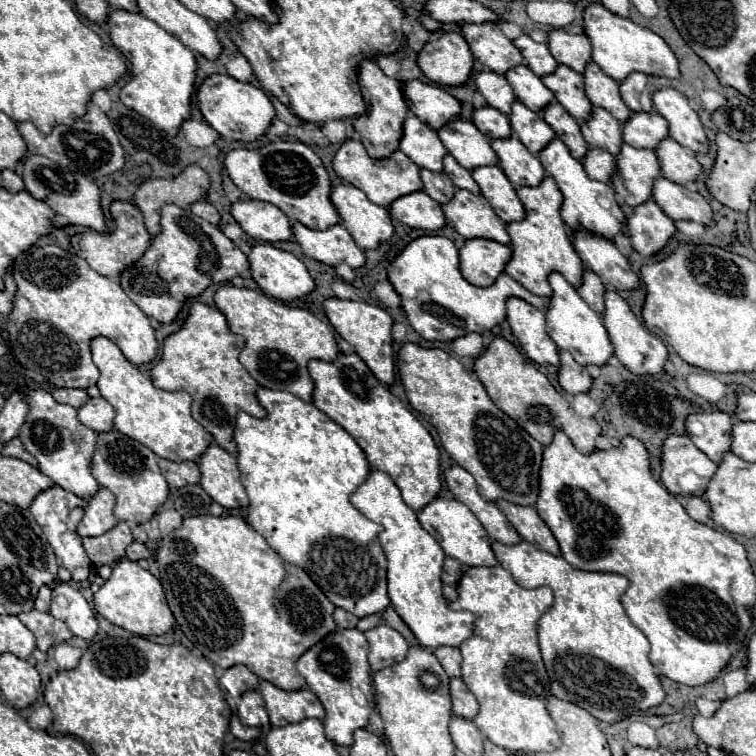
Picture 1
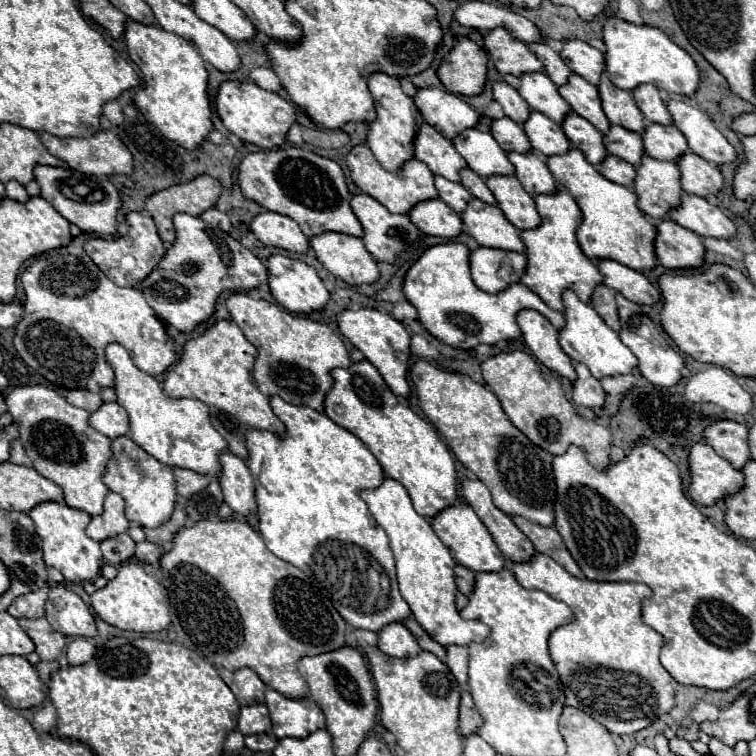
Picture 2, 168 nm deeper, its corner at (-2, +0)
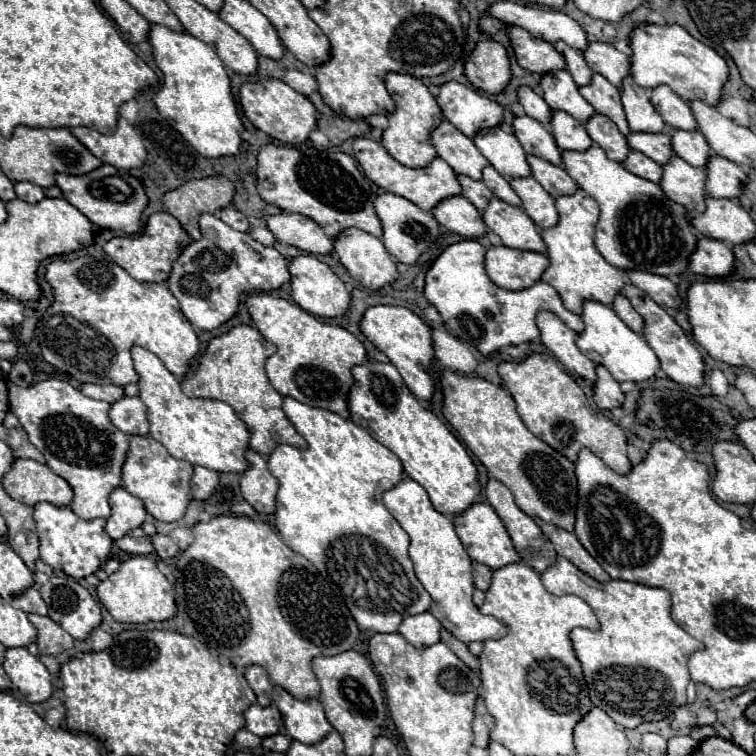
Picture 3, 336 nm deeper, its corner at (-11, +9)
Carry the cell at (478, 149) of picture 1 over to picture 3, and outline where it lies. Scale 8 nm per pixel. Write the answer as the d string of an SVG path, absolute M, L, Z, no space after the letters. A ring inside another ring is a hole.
M494 127L490 131L478 133L474 137L474 143L500 175L510 179L530 175L526 151L522 149L522 145L512 133L506 133L500 127Z

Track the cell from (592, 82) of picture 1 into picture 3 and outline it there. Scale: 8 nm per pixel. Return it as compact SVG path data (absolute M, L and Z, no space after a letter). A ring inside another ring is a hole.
M632 77L624 79L622 85L622 105L626 111L626 119L634 133L664 133L666 123L652 107L648 99L648 91L634 83Z

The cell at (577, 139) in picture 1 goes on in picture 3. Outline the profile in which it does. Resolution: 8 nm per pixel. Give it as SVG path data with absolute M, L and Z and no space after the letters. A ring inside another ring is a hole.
M596 113L592 119L588 119L588 121L584 123L584 127L586 127L588 135L592 137L592 141L594 141L598 147L602 147L612 161L622 163L622 161L628 157L628 153L632 151L632 149L628 147L626 137L618 131L616 123L610 121L608 117Z

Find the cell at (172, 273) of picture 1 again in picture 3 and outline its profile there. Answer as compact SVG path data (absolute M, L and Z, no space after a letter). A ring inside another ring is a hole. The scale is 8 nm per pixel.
M208 213L200 217L200 231L202 239L192 241L182 251L168 279L172 295L180 301L184 315L194 327L212 331L238 313L242 293L274 291L290 281L288 261L274 247L260 245L248 233L228 227L222 219Z

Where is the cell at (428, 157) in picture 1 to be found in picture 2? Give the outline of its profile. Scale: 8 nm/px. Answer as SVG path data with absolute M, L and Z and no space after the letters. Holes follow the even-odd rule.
M427 122L421 124L415 136L415 158L427 164L433 174L439 174L453 182L459 182L459 170L467 166L467 162L463 162L463 156L453 148L453 142L443 138Z

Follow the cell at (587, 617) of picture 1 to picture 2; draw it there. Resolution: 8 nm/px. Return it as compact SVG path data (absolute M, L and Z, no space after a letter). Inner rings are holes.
M541 552L527 562L511 562L509 568L523 588L543 590L573 610L573 622L549 636L549 654L565 690L565 704L587 712L615 734L639 732L675 706L675 680L659 662L663 636L641 622L641 600L651 596L649 586L575 578Z

